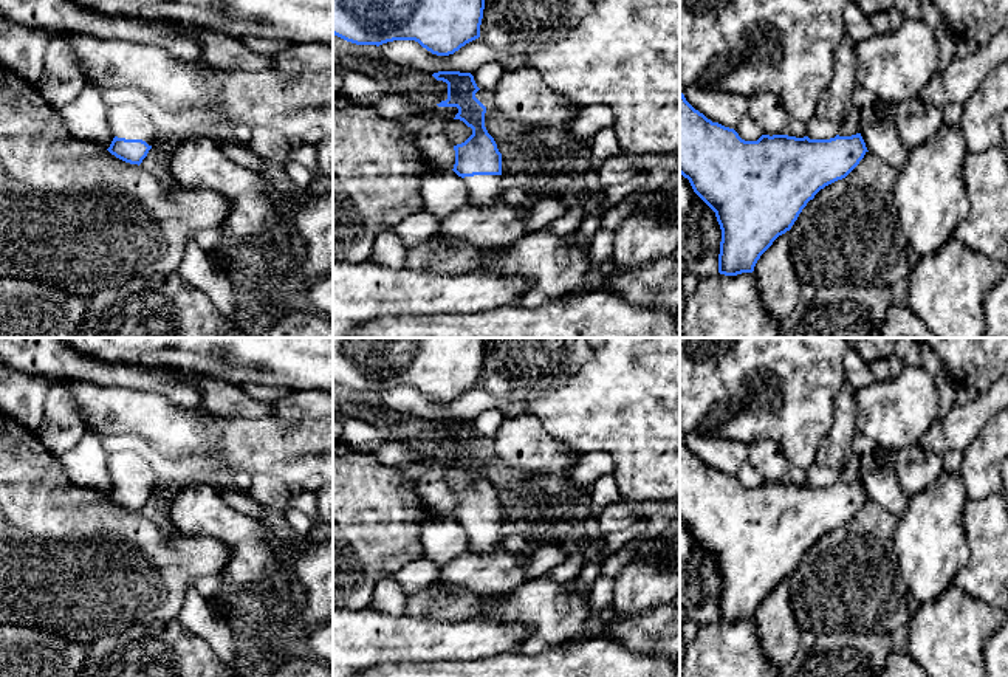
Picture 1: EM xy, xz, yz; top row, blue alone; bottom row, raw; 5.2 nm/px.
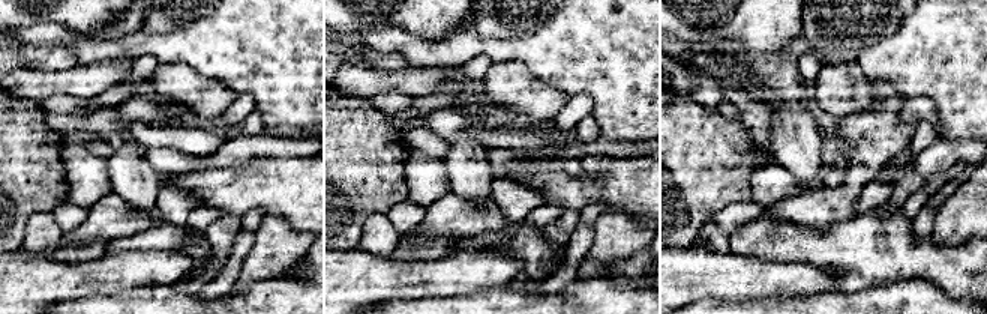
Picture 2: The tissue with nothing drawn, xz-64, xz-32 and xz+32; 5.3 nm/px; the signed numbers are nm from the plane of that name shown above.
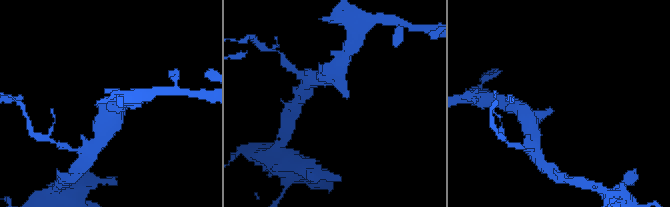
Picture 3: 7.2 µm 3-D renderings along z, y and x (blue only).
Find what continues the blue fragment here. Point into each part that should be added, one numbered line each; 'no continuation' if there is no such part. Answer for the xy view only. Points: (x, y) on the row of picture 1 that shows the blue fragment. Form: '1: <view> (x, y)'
1: xy (129, 123)

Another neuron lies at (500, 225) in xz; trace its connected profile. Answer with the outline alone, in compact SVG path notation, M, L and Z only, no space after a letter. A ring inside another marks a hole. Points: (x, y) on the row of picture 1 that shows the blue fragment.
M506 201L489 208L461 208L440 222L440 237L482 248L508 246L519 240L526 226L523 214Z

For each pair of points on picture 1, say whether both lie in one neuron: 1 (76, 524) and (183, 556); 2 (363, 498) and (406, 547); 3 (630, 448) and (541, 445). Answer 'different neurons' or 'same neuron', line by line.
1: same neuron
2: same neuron
3: different neurons

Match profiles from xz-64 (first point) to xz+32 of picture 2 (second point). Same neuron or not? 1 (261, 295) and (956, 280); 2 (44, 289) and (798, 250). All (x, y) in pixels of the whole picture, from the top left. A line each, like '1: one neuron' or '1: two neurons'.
1: two neurons
2: two neurons

